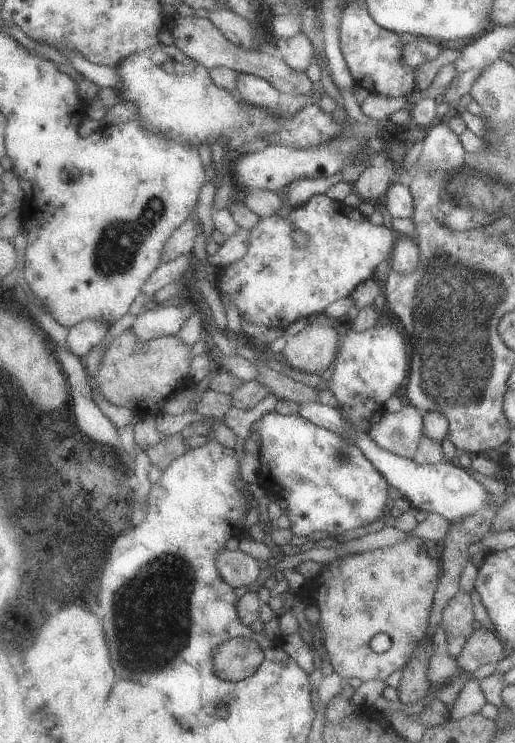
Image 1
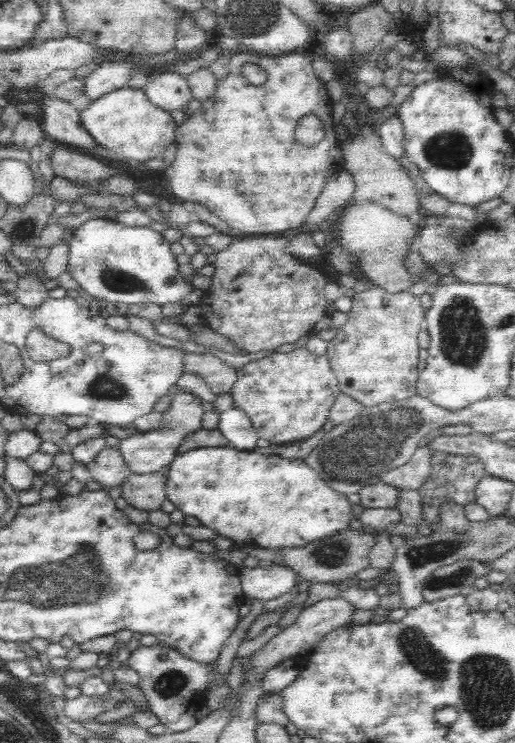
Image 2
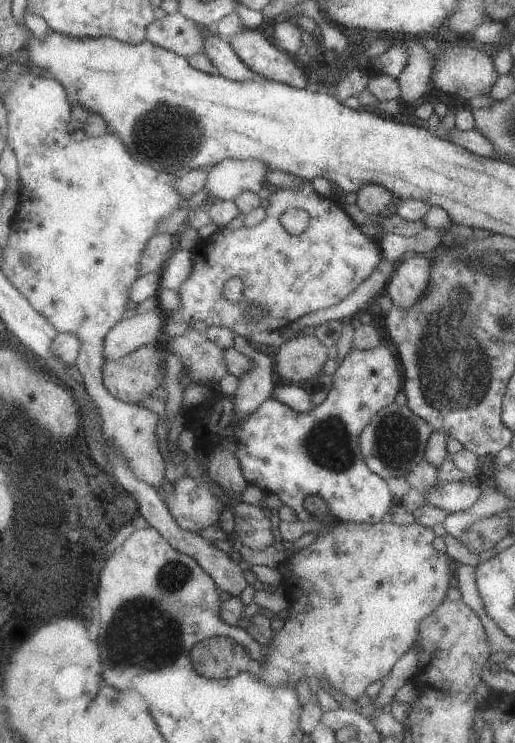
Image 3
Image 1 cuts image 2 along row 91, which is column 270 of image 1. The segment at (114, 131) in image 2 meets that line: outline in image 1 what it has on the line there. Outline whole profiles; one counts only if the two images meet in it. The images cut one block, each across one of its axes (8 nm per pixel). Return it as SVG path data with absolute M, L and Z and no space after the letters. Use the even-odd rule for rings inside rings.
M155 44L144 52L136 53L120 61L113 68L120 79L120 84L115 87L119 91L119 99L129 100L137 106L137 117L140 118L142 127L155 128L150 131L163 128L163 132L169 132L171 136L185 140L185 143L197 144L197 142L207 140L209 144L209 142L223 140L223 148L231 148L229 151L234 153L237 150L241 156L269 143L291 147L311 147L327 141L340 129L340 116L337 113L323 113L316 103L309 102L293 116L285 113L277 117L267 115L267 112L259 108L243 105L240 100L236 101L231 93L216 88L210 82L208 70L184 56L174 45Z

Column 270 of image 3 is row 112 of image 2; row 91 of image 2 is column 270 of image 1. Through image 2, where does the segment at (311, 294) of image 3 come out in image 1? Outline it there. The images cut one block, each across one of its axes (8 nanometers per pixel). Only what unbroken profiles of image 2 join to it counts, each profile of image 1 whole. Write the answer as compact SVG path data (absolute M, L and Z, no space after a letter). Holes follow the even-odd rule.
M314 195L301 206L290 208L287 216L269 214L259 217L257 224L249 228L246 246L247 252L242 258L217 269L215 289L226 310L234 307L239 312L242 324L247 329L251 324L285 329L298 319L305 319L314 313L323 313L324 309L338 299L346 299L361 282L372 277L378 265L387 260L395 241L392 229L373 226L367 217L356 209L345 206L341 201L333 201L324 195ZM291 230L301 230L307 236L307 248L295 248L291 240Z

